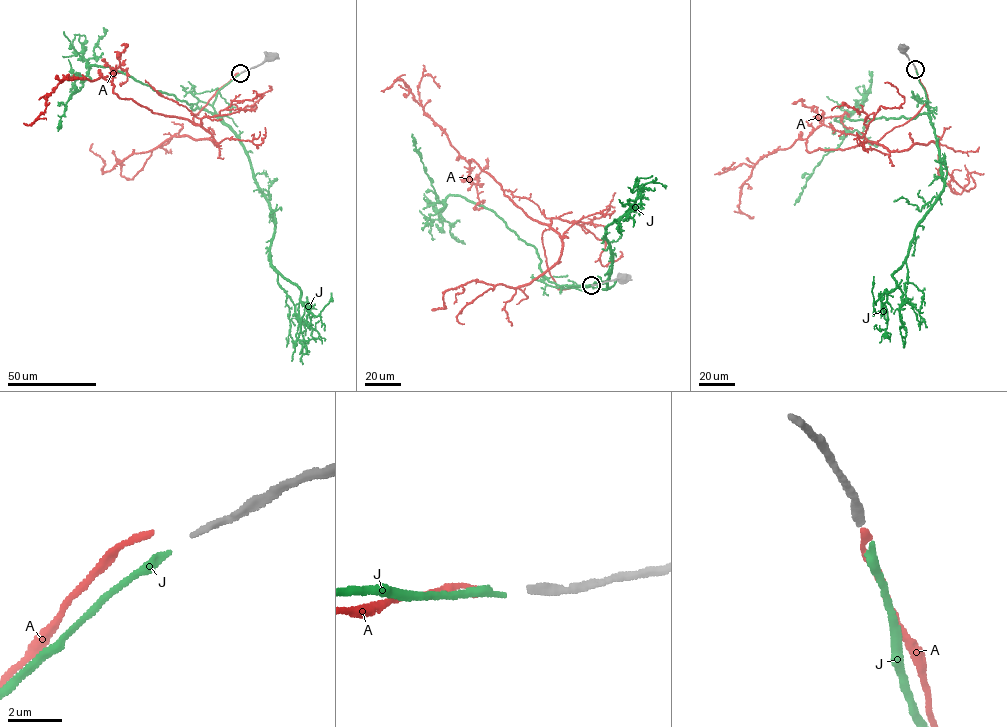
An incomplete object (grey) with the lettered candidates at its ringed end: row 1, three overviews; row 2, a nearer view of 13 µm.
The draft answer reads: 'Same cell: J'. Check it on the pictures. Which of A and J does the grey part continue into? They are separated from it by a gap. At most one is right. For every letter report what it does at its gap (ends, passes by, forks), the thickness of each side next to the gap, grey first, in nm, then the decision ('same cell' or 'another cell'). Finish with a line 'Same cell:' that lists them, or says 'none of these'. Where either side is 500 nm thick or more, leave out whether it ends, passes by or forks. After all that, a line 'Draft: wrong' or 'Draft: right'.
A: it ends; calibres 280 and 280 nm; another cell
J: it ends; calibres 280 and 240 nm; same cell
Same cell: J
Draft: right

